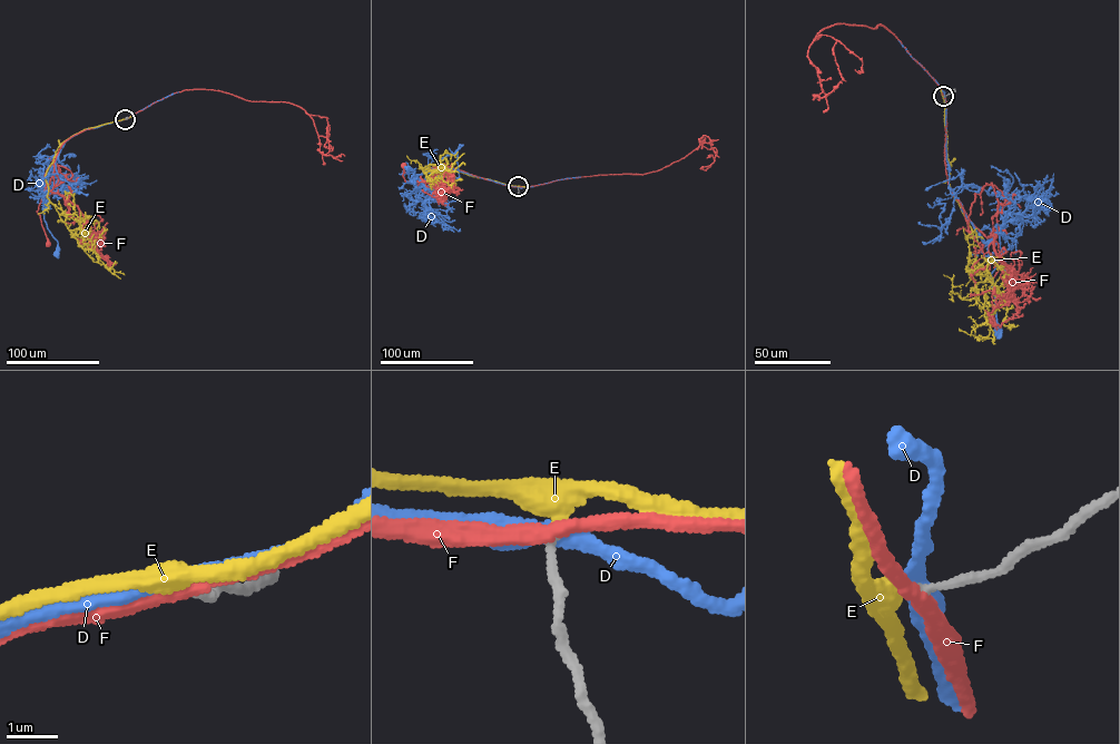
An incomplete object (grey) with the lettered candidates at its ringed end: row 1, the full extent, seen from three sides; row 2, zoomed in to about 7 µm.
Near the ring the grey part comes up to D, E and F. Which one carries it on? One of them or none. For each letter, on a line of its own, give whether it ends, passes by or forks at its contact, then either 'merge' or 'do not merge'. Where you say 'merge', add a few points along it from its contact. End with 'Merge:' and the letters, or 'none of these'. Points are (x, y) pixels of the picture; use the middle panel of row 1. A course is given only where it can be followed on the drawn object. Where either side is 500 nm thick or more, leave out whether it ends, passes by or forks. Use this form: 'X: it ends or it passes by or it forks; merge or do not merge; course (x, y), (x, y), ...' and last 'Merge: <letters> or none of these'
D: it passes by; do not merge
E: it passes by; merge; course (518, 187), (443, 166), (419, 168), (430, 178), (442, 167), (451, 172), (464, 164)
F: it passes by; do not merge
Merge: E

